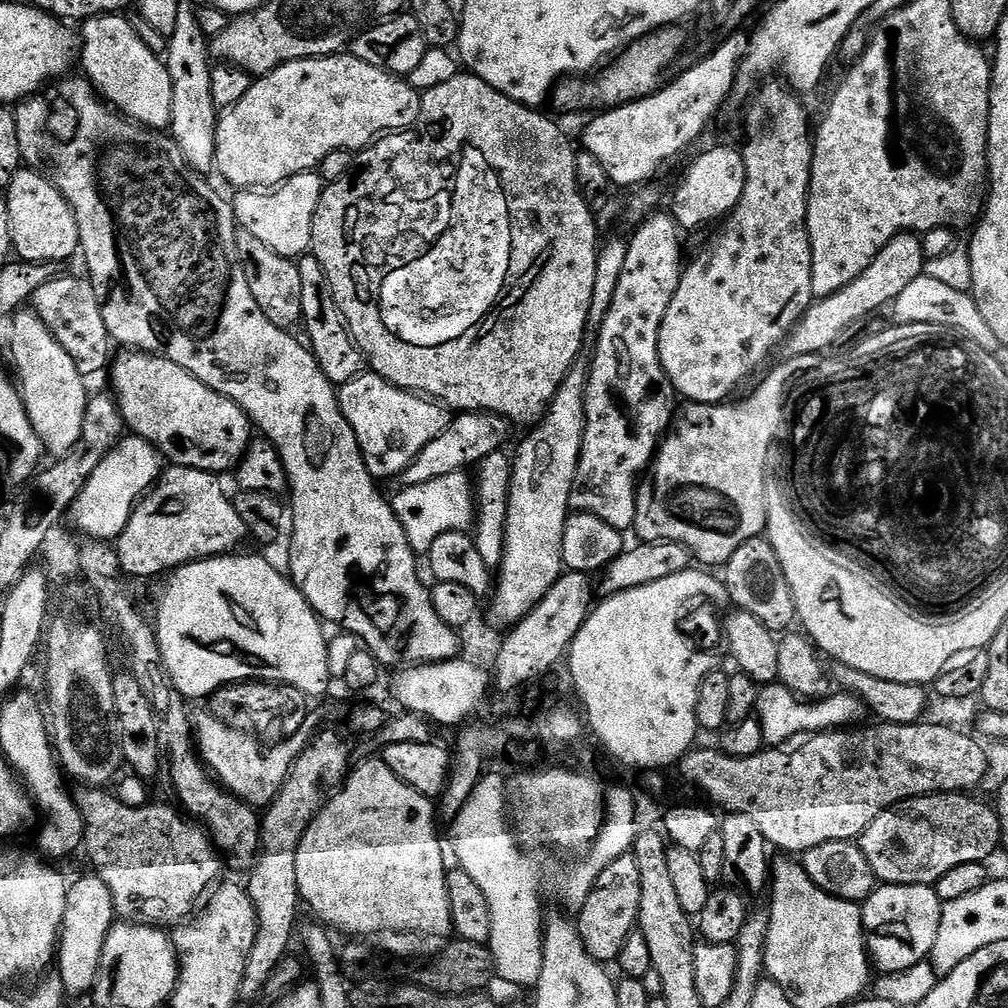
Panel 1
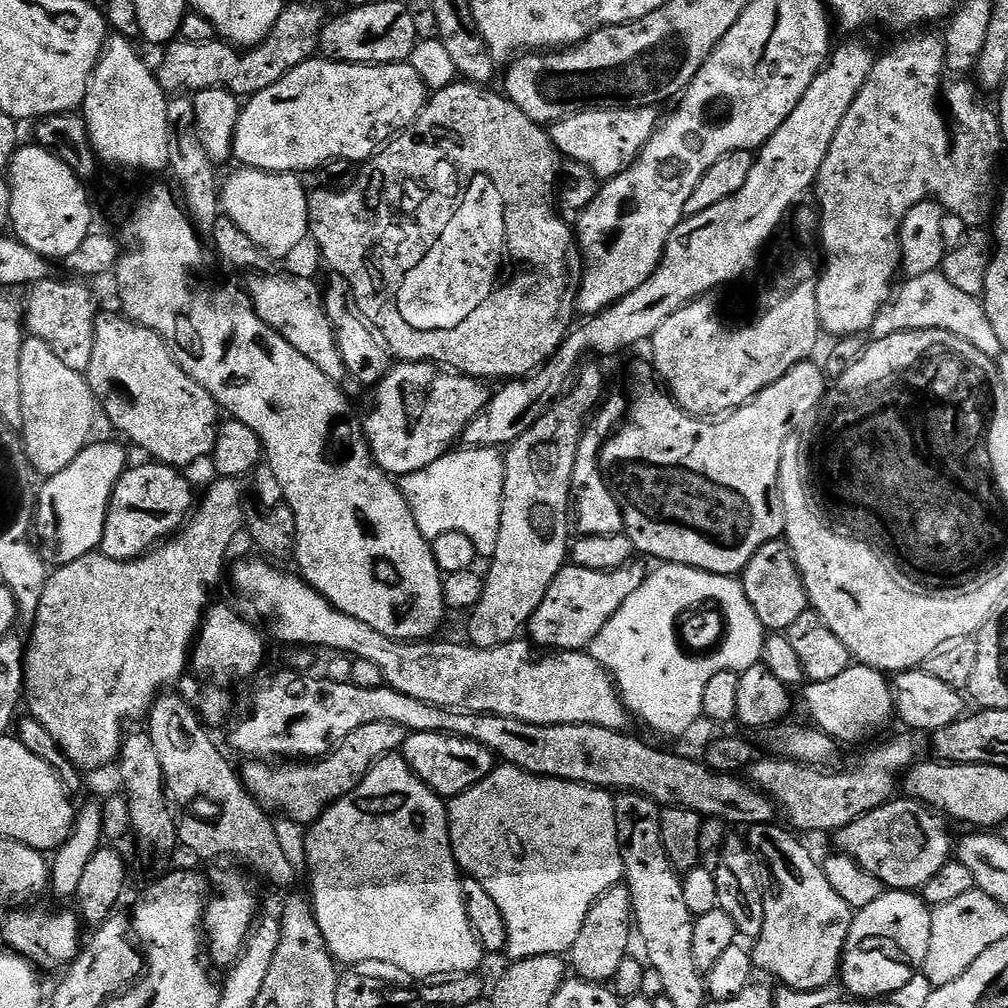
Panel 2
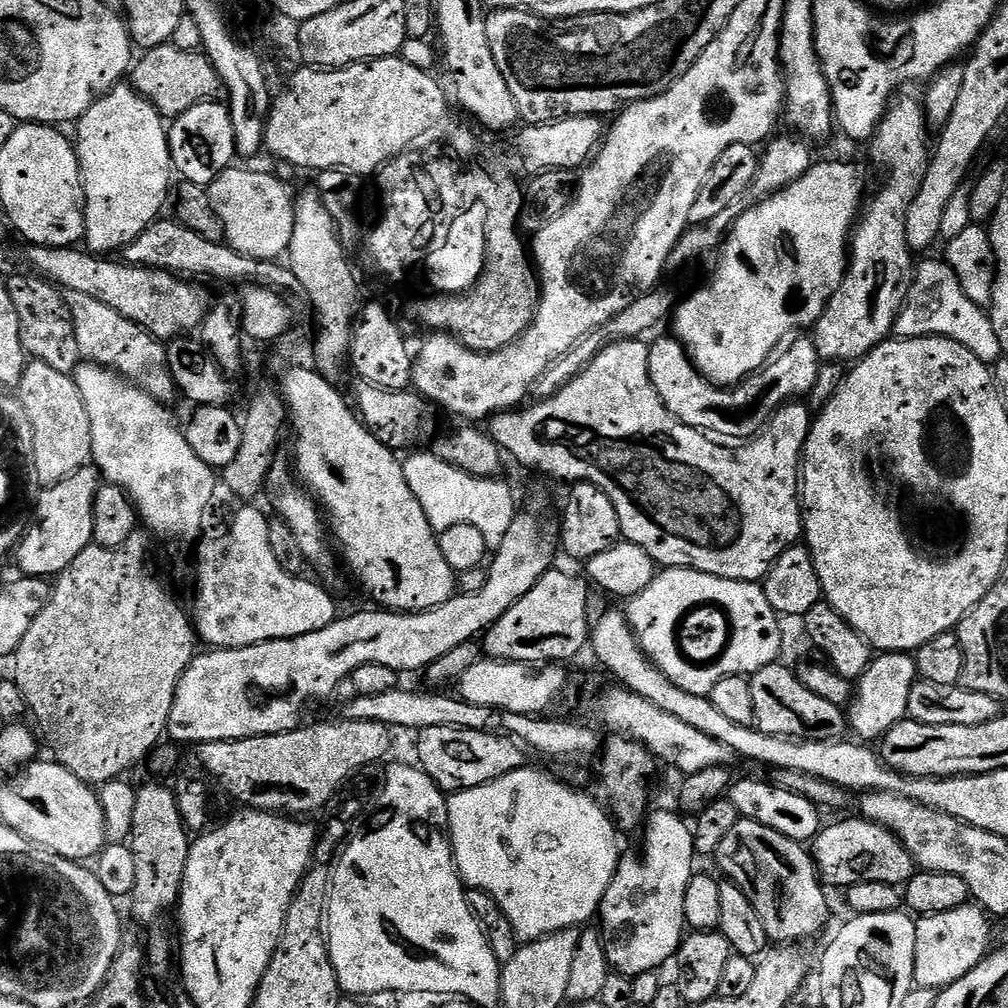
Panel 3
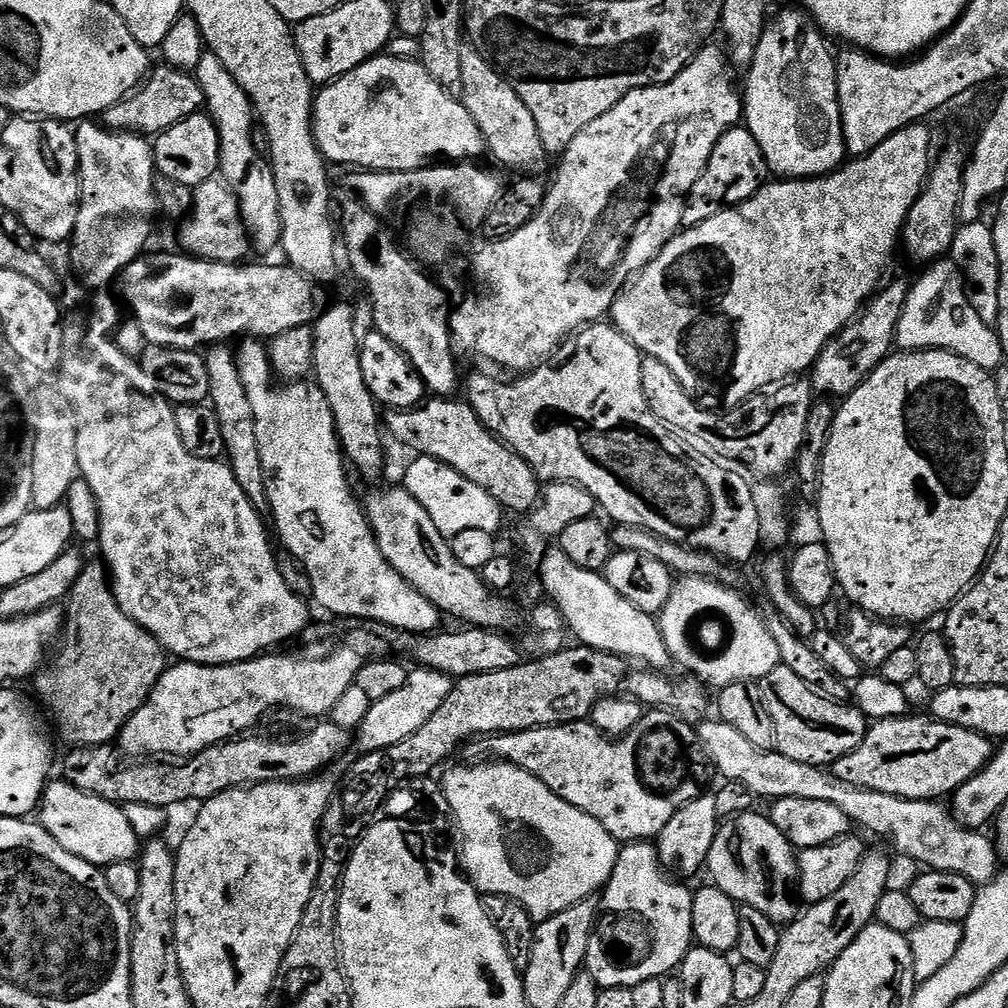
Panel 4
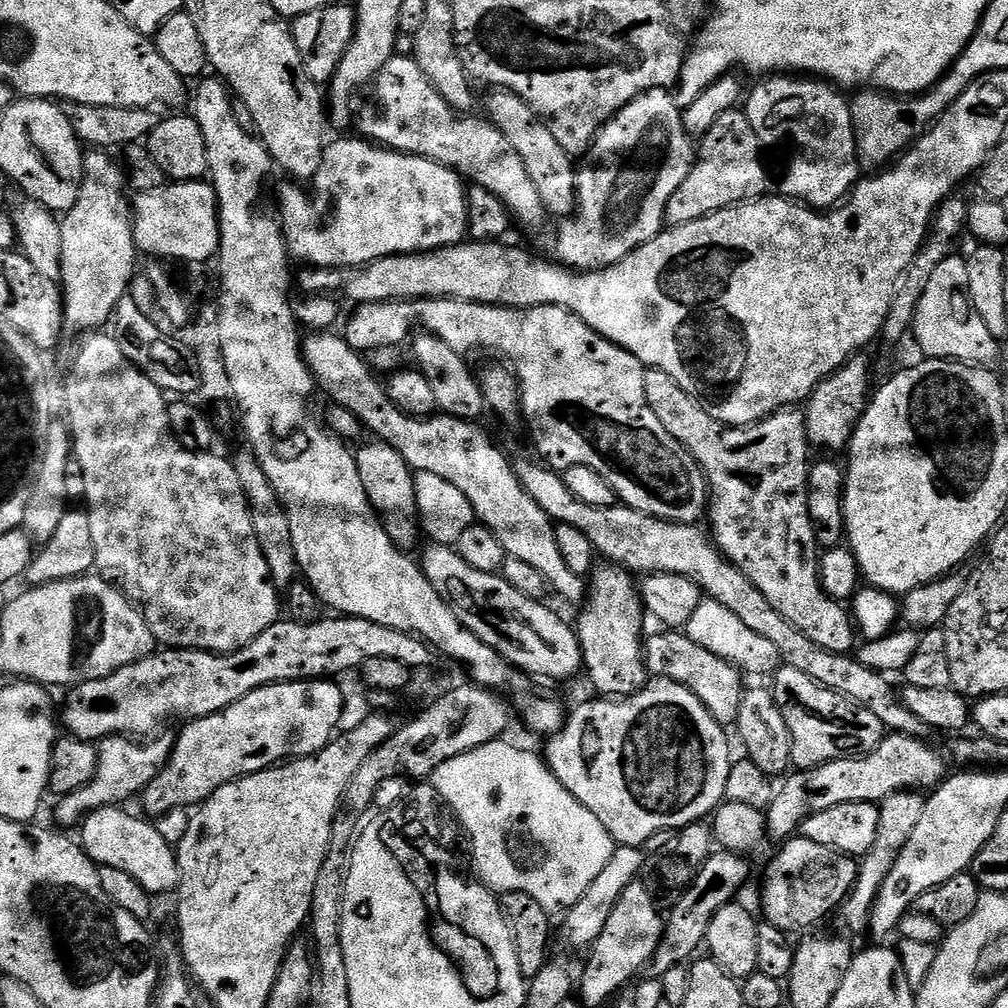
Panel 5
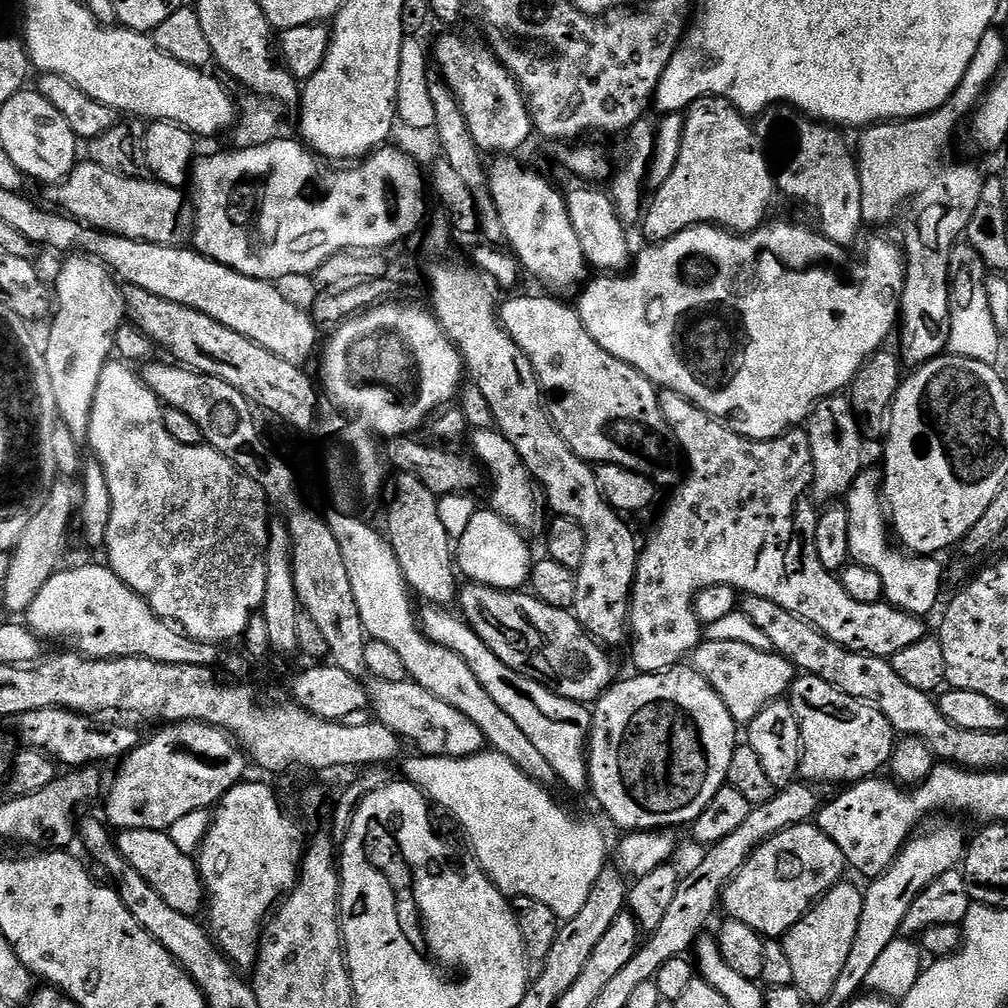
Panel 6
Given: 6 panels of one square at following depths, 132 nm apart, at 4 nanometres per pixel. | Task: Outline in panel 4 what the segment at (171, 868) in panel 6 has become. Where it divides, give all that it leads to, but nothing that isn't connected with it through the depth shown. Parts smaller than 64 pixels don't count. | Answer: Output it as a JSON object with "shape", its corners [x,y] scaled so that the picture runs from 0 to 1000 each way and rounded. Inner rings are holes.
{"shape":[[[63,772],[53,773],[44,783],[38,801],[38,816],[69,847],[77,847],[85,855],[106,859],[122,853],[134,854],[141,840],[140,830],[125,812],[123,802],[96,790],[86,790]]]}

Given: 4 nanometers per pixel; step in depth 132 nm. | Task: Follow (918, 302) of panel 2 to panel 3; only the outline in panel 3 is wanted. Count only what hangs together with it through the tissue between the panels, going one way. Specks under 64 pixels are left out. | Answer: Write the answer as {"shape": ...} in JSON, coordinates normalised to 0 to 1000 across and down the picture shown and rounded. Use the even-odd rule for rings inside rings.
{"shape":[[[936,257],[917,258],[908,263],[905,285],[901,288],[901,298],[887,326],[890,334],[898,333],[938,333],[962,347],[971,357],[987,359],[993,356],[990,331],[986,331],[983,313],[967,303],[958,294],[947,268]]]}

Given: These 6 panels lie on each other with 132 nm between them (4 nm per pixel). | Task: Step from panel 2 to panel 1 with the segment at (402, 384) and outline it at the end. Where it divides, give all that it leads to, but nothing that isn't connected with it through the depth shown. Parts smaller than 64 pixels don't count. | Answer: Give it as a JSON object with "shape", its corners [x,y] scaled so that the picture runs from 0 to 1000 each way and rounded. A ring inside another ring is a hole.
{"shape":[[[368,367],[336,382],[335,392],[339,411],[347,419],[351,435],[355,435],[359,454],[367,470],[377,478],[384,472],[396,473],[402,468],[413,451],[446,423],[449,414],[441,402],[391,383]]]}

